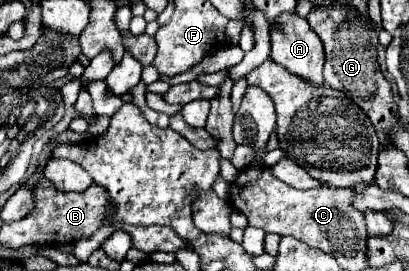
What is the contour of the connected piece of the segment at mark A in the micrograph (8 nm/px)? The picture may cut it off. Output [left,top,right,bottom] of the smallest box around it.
[270,17,324,87]

